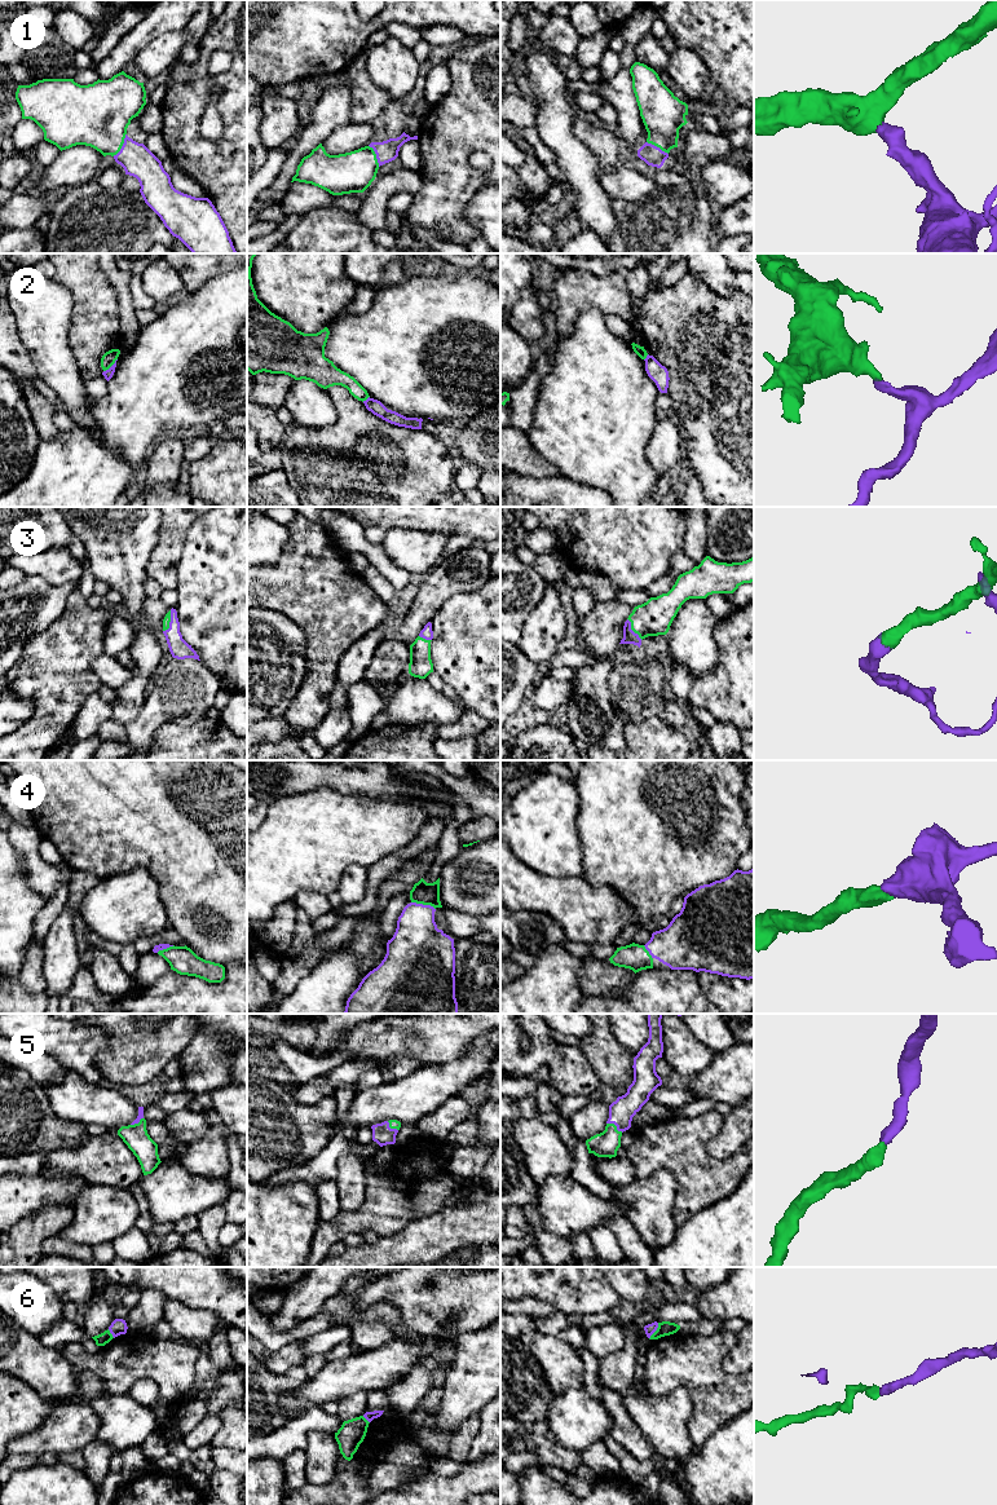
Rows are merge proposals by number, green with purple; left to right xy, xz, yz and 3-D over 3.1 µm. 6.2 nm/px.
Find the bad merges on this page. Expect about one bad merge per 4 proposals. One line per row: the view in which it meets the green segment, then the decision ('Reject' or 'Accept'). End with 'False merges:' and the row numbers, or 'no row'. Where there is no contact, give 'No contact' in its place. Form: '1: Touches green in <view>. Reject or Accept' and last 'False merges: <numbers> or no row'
1: Touches green in xy. Accept
2: Touches green in xy. Reject
3: Touches green in xy. Accept
4: Touches green in xz. Accept
5: Touches green in yz. Accept
6: Touches green in yz. Reject
False merges: 2, 6

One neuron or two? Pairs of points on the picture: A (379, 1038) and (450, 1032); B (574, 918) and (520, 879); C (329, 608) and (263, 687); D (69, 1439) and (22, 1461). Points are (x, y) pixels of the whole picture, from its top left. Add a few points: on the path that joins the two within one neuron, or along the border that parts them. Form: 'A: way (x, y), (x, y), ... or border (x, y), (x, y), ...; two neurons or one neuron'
A: way (397, 1037), (418, 1037), (432, 1033); one neuron
B: way (561, 905), (550, 895), (533, 891); one neuron
C: border (283, 614), (305, 635), (305, 666); two neurons
D: border (13, 1452), (38, 1457); two neurons

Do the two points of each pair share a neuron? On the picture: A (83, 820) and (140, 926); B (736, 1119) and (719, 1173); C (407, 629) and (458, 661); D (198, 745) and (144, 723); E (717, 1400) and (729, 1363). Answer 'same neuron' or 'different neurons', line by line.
A: different neurons
B: different neurons
C: different neurons
D: different neurons
E: different neurons

